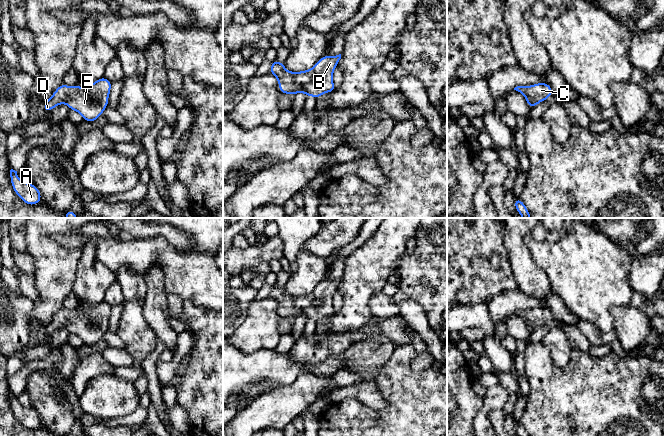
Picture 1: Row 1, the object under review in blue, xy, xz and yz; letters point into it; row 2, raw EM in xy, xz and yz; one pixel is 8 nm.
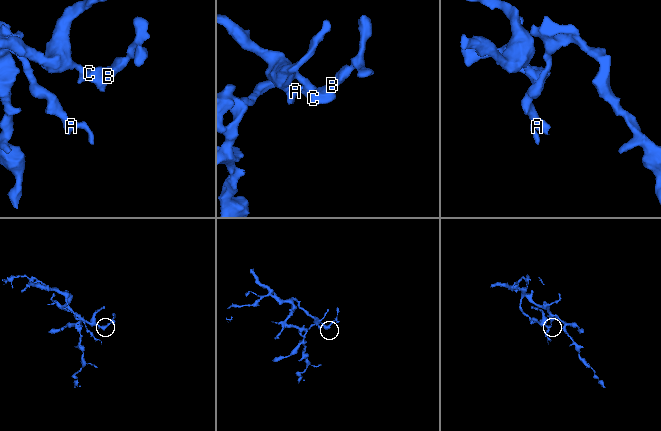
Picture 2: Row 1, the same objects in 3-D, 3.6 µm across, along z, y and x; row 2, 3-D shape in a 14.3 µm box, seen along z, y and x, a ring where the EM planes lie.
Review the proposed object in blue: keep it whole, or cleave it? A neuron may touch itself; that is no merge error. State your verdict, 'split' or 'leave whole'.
leave whole

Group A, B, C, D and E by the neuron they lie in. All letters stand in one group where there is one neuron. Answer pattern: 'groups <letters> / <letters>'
groups A B C D E

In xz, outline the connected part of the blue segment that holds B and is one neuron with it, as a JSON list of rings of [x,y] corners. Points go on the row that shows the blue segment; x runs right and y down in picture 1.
[[[341,54],[325,55],[310,70],[292,73],[285,69],[284,62],[273,59],[270,73],[278,79],[280,93],[296,95],[303,92],[306,96],[314,96],[317,99],[336,89],[332,76],[340,59]]]

